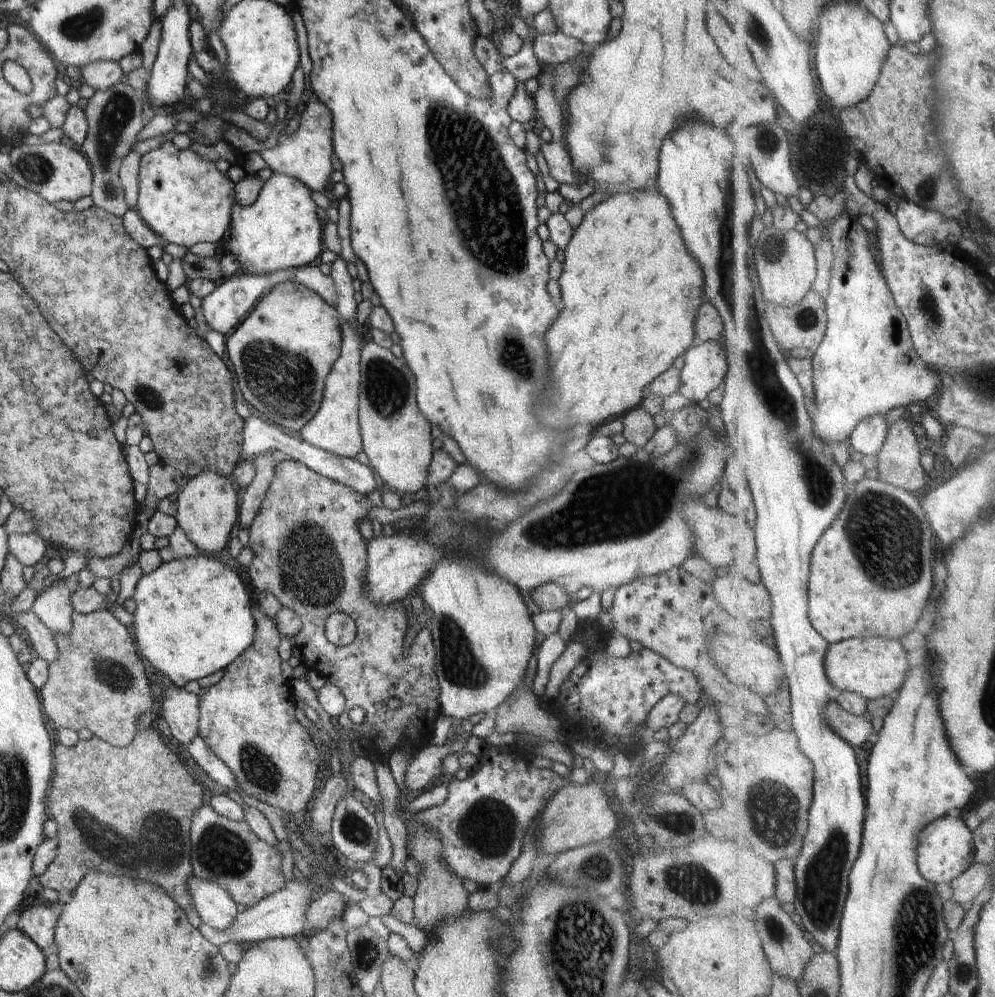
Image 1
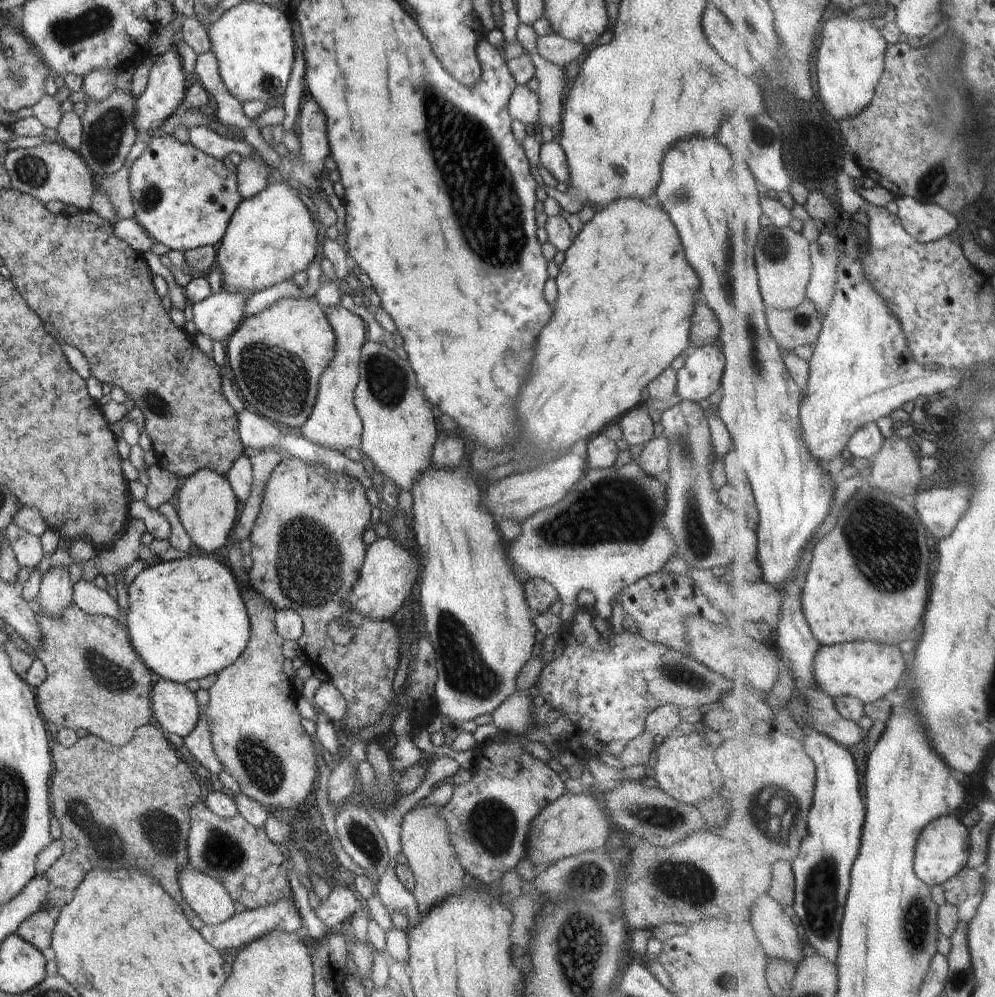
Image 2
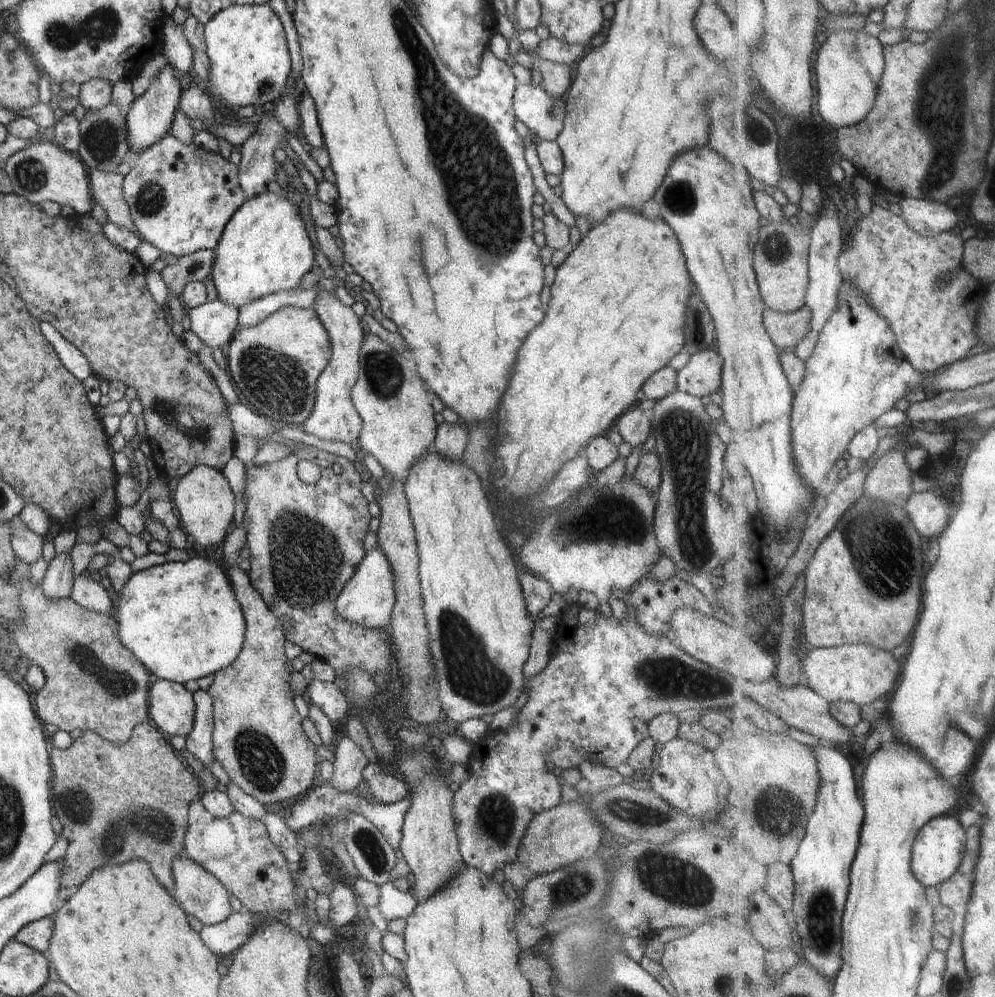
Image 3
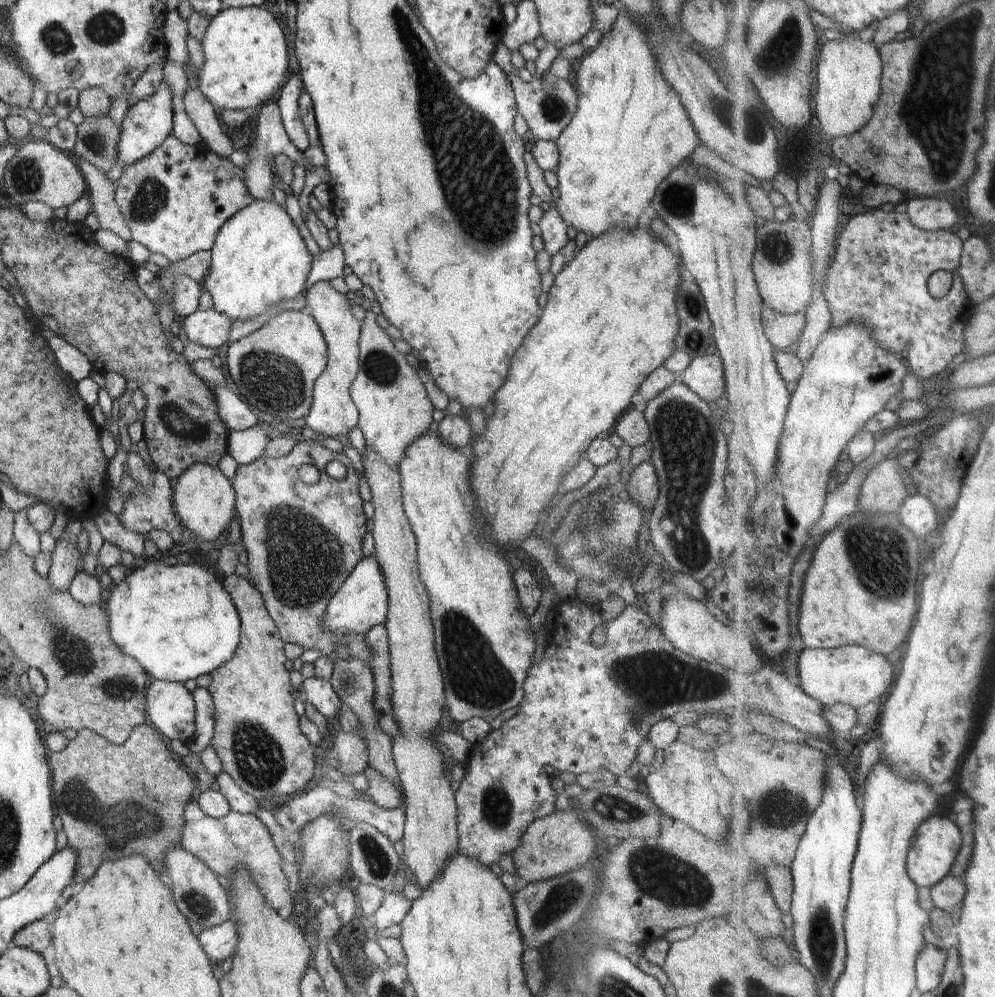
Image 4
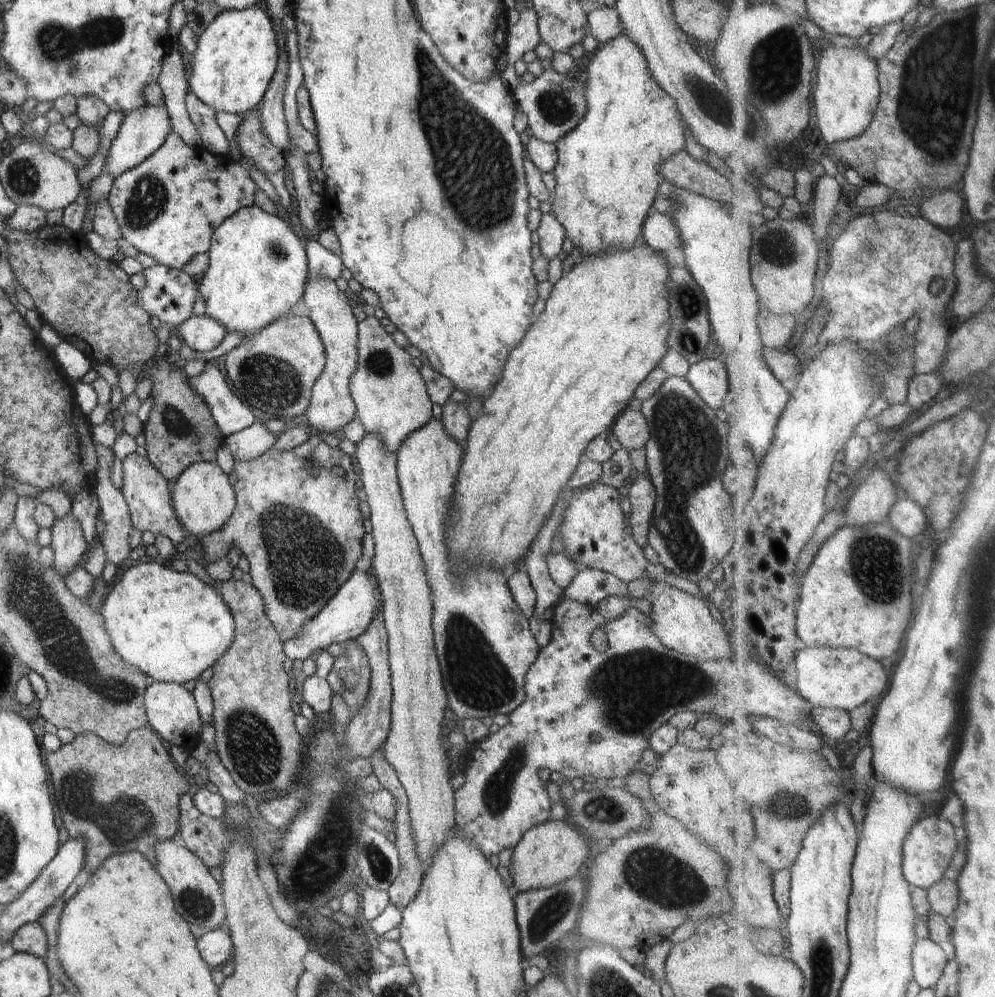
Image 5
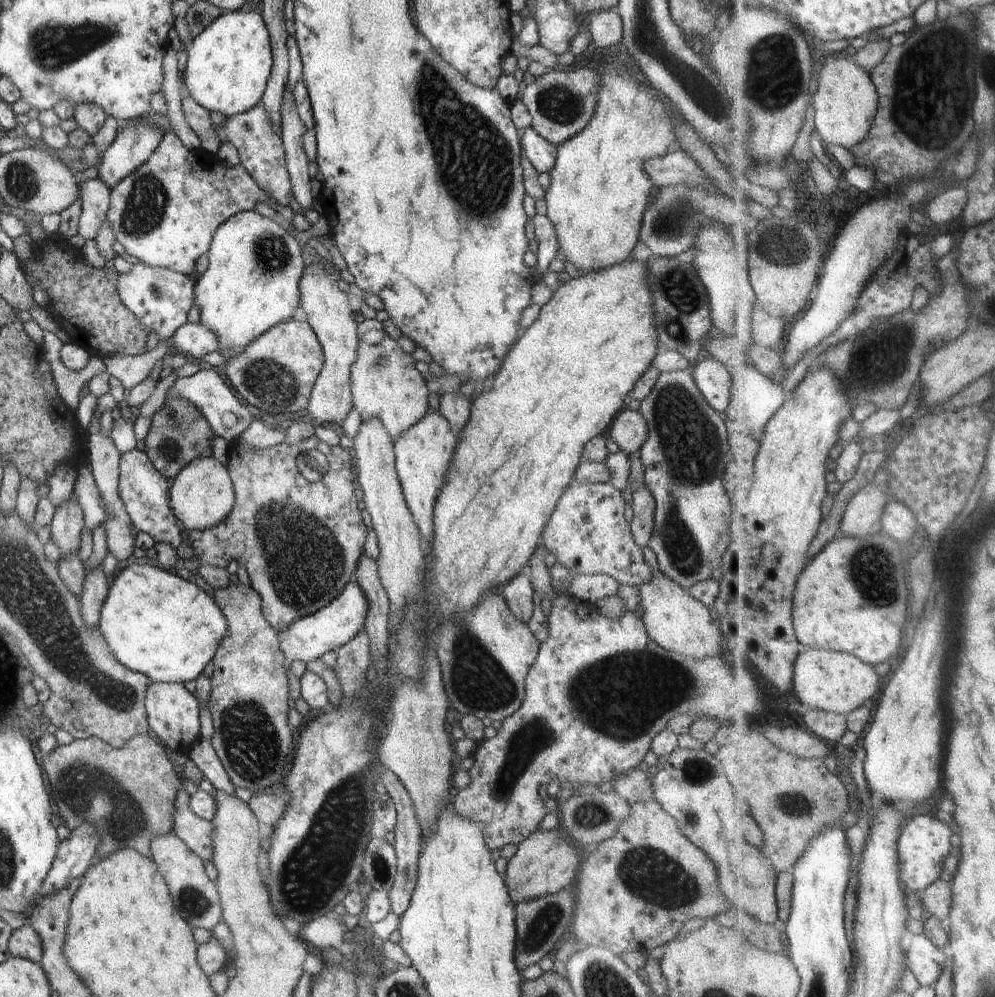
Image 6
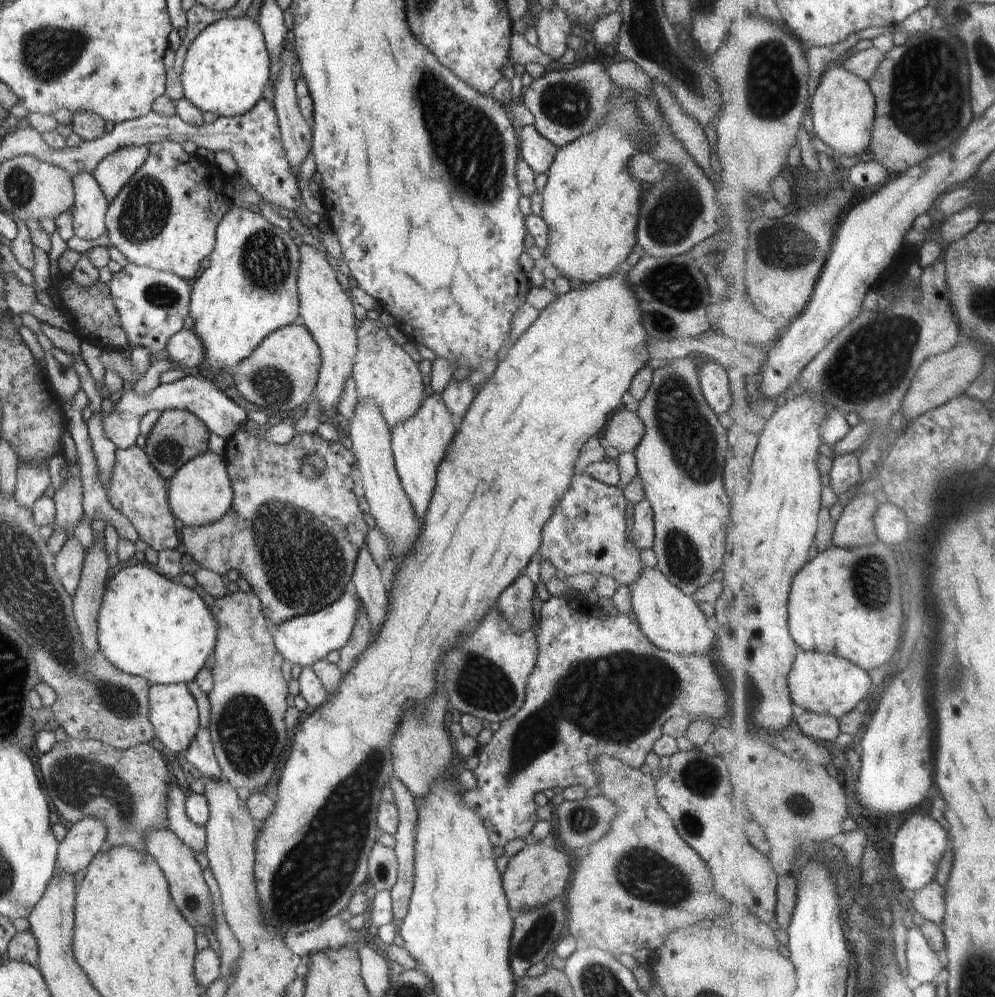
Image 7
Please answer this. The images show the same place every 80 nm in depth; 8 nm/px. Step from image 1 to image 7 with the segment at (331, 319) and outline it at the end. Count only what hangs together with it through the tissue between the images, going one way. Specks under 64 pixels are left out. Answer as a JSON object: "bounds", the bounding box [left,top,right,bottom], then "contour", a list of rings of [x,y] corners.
{"bounds":[232,324,321,415],"contour":[[[292,324],[268,334],[248,358],[240,360],[232,380],[245,400],[275,415],[290,412],[312,398],[321,365],[318,344],[303,325]]]}

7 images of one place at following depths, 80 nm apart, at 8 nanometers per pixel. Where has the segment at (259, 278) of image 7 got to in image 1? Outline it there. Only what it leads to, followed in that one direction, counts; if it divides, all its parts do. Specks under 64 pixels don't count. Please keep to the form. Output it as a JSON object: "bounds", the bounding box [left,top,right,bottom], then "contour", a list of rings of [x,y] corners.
{"bounds":[226,174,324,276],"contour":[[[286,174],[274,175],[263,182],[263,188],[256,202],[249,206],[234,206],[230,229],[230,242],[226,246],[228,254],[234,255],[240,268],[248,275],[263,276],[281,269],[300,269],[318,263],[324,246],[322,226],[316,213],[316,204],[311,198],[311,191],[296,178]]]}

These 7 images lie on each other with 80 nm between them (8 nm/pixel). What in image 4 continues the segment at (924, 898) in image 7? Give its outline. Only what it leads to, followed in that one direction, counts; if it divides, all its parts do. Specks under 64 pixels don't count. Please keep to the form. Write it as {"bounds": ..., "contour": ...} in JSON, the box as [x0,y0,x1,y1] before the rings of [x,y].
{"bounds":[932,874,966,924],"contour":[[[950,874],[942,883],[932,888],[932,898],[936,908],[951,912],[957,924],[960,924],[966,898],[966,882]]]}

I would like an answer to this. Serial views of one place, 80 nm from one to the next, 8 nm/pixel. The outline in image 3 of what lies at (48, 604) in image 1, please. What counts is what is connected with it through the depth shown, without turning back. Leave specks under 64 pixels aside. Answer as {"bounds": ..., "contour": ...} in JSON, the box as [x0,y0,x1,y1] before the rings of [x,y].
{"bounds":[39,554,74,600],"contour":[[[60,554],[49,562],[46,575],[39,588],[42,594],[50,600],[71,598],[74,580],[69,554]]]}

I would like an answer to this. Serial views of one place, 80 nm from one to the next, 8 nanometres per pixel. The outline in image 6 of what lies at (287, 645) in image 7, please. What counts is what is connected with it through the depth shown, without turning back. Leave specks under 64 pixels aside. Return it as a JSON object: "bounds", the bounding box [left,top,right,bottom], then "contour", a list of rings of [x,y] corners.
{"bounds":[277,572,368,662],"contour":[[[355,572],[346,588],[324,608],[311,615],[297,618],[287,629],[277,632],[280,650],[288,660],[304,660],[312,662],[321,658],[324,653],[335,651],[354,638],[365,625],[368,601],[355,581]]]}

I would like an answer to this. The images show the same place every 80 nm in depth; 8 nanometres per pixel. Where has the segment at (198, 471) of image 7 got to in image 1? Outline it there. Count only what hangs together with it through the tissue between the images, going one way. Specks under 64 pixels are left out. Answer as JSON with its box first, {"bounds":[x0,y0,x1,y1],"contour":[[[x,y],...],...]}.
{"bounds":[173,472,239,556],"contour":[[[202,472],[188,480],[188,484],[181,490],[173,515],[178,527],[186,534],[200,551],[208,556],[220,553],[238,527],[239,507],[237,492],[232,488],[231,478],[219,476],[214,472]]]}

